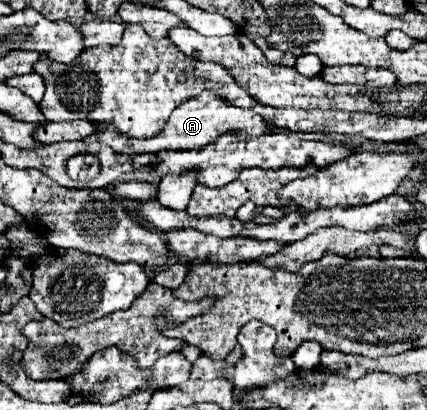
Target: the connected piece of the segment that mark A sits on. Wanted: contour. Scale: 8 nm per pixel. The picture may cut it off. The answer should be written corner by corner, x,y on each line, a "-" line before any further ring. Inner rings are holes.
202,92
200,96
182,102
170,114
170,120
166,122
164,130
158,136
154,136
152,140
128,140
128,136
120,136
118,132
112,132
112,128
108,128
106,124
98,124
96,132
88,140
90,142
102,142
102,144
110,146
114,152
134,156
134,154
160,152
160,150
200,150
200,148
204,148
212,142
216,142
226,132
238,132
238,134
244,134
244,136
258,138
262,134
270,134
272,130
274,130
274,126
268,124
256,112
252,112
252,108
238,108
238,106
226,102
224,98
216,96
214,92

